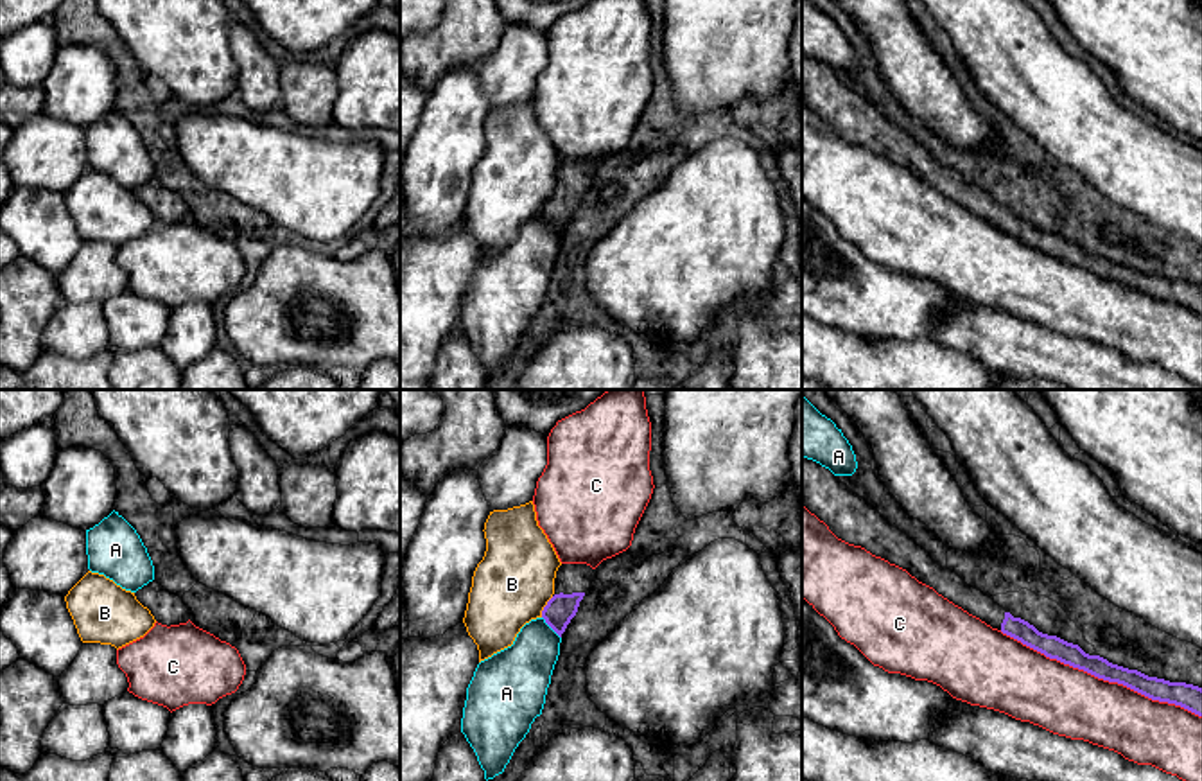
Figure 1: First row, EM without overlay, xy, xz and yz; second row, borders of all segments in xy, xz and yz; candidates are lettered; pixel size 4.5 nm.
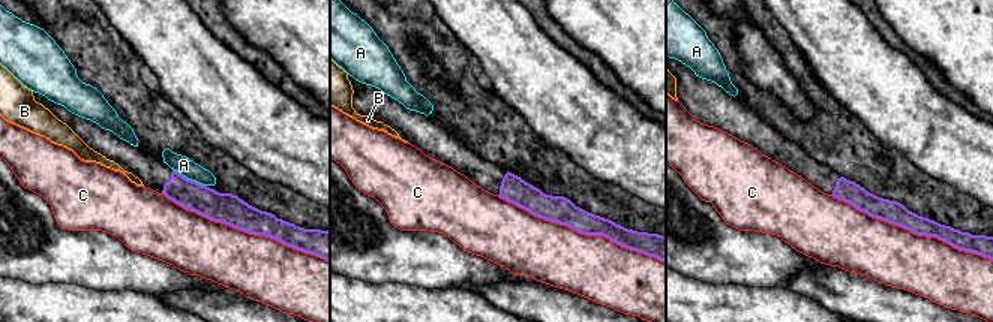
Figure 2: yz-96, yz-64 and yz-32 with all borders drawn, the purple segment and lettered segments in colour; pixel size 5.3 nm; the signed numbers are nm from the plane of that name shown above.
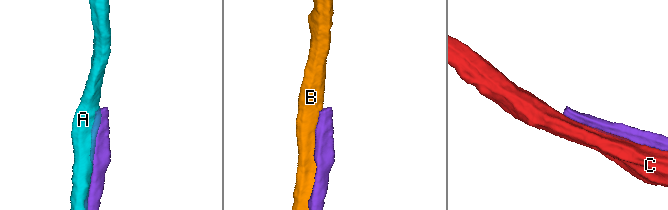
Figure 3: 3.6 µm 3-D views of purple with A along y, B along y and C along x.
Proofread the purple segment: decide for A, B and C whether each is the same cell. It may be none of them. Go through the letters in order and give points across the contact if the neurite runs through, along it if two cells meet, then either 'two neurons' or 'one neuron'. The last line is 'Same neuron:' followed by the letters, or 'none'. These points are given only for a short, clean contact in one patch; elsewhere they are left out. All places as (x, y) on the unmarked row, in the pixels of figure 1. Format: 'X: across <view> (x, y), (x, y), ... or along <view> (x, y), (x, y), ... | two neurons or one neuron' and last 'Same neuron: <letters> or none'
A: two neurons
B: two neurons
C: two neurons
Same neuron: none

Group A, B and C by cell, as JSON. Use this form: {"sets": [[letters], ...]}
{"sets": [["A"], ["B"], ["C"]]}

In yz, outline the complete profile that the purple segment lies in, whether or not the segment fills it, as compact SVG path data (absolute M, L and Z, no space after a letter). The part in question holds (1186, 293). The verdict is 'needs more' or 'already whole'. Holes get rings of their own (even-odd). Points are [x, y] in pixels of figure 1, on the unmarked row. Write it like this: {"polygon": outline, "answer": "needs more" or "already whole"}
{"polygon": "M802 56L802 102L823 118L838 136L861 144L872 153L906 167L954 203L1046 255L1202 314L1202 285L1148 275L1137 268L1112 262L1100 253L1085 251L1078 242L1042 232L1028 219L1014 215L992 196L967 183L956 171L940 165L926 147L893 126L872 102L841 81L838 74L807 56Z", "answer": "needs more"}

